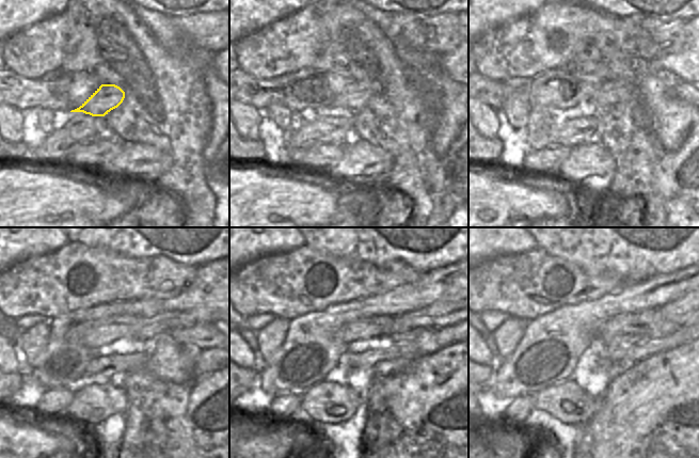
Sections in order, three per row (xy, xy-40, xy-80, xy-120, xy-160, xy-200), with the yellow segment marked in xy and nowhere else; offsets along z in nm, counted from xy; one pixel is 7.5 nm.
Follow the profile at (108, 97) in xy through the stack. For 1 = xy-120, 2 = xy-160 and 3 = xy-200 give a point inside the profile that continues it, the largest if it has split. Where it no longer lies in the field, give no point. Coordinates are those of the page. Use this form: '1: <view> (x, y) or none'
1: xy-120 (151, 328)
2: xy-160 (427, 317)
3: xy-200 (685, 306)

